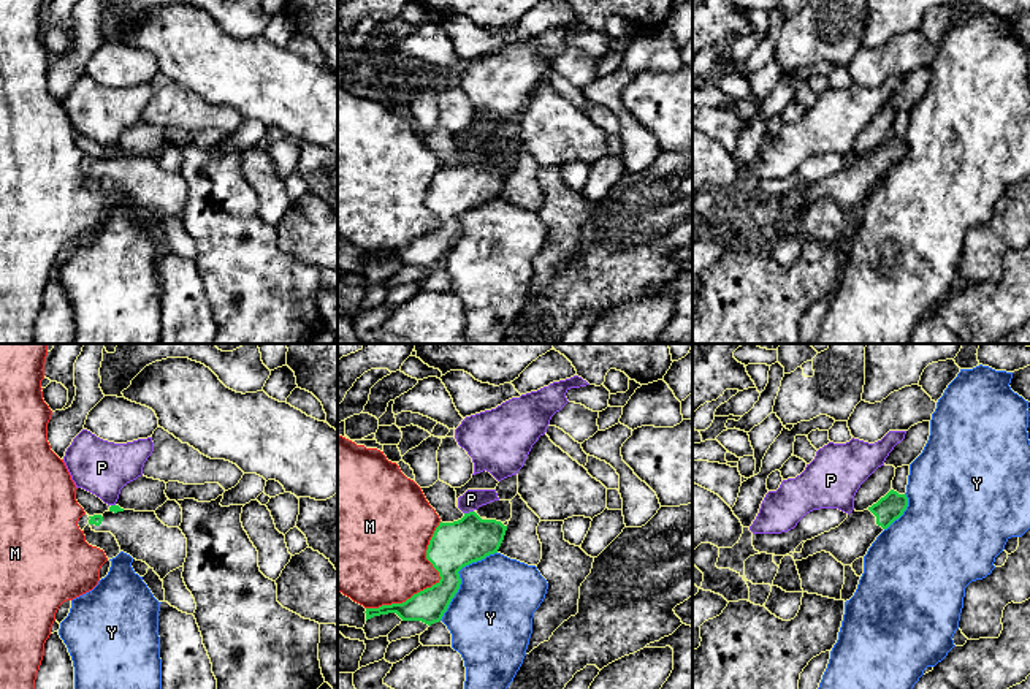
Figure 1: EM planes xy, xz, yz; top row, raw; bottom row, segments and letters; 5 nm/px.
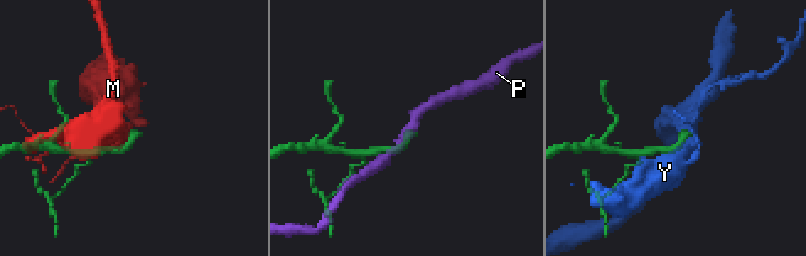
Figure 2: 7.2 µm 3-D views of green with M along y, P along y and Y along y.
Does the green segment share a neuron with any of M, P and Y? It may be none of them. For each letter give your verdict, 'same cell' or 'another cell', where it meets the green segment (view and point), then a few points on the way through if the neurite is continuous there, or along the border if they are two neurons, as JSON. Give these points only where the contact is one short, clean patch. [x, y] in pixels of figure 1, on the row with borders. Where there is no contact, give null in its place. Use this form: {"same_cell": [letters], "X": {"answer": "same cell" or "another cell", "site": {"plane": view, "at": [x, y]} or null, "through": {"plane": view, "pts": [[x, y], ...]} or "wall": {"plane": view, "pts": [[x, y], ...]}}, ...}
{"same_cell": [], "M": {"answer": "another cell", "site": {"plane": "xz", "at": [433, 585]}}, "P": {"answer": "another cell", "site": {"plane": "xz", "at": [469, 512]}, "wall": {"plane": "xz", "pts": [[473, 510], [465, 513]]}}, "Y": {"answer": "another cell", "site": {"plane": "xz", "at": [458, 577]}}}

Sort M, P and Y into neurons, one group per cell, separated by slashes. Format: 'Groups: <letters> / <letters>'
Groups: M / P / Y

